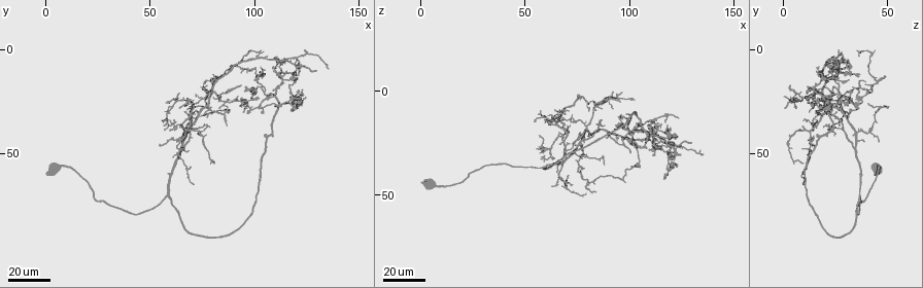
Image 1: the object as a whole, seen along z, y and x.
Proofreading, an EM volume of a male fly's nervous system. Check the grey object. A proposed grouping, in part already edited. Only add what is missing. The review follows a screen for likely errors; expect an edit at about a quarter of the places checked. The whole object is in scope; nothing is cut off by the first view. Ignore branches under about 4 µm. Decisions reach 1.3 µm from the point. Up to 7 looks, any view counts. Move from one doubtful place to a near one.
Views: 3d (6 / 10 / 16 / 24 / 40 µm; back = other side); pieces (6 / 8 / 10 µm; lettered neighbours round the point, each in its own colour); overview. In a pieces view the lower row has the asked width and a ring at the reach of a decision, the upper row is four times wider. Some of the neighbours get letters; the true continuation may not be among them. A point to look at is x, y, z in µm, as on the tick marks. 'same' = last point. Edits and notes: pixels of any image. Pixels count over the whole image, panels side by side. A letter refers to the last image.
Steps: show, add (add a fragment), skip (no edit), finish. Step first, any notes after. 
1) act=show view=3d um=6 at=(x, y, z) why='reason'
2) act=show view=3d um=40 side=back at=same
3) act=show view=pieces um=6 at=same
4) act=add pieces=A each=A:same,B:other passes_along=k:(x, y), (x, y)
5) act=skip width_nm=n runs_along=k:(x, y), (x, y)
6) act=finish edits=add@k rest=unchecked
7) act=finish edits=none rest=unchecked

act=show view=3d um=24 at=(79, 11, 21) why='an open end'

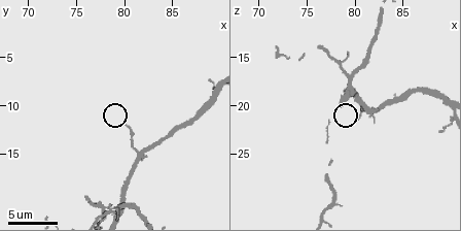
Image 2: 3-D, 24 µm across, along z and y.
act=show view=pieces um=10 at=(80.4, 12.2, 21.2)

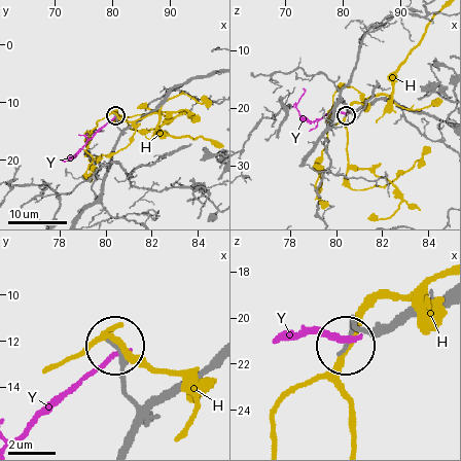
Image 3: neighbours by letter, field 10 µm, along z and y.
act=skip width_nm=140 each=H:other,Y:other found='none of them fits'

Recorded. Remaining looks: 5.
act=show view=pieces um=8 at=(89.0, 7.4, 22.6) why='thin end'

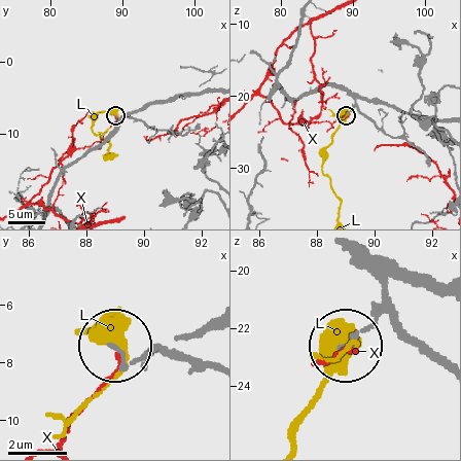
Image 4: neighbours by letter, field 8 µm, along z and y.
act=skip each=L:other,X:other found='no lettered fragment goes on from it'

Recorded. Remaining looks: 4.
act=show view=3d um=24 at=(97, 29, 0) why='branch stops here'

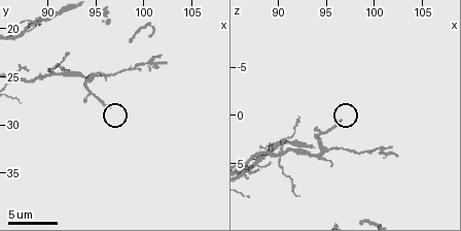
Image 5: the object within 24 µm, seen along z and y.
act=show view=pieces um=8 at=(96.4, 28.0, 0.8)

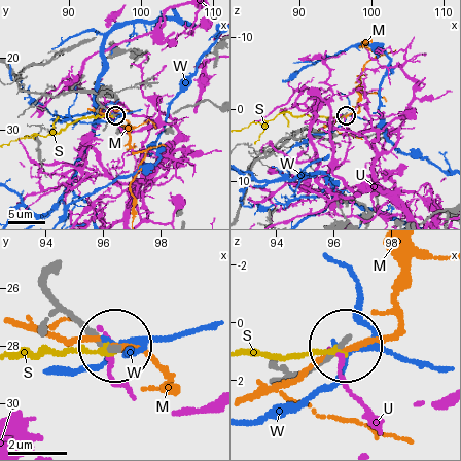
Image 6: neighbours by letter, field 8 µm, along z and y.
act=skip width_nm=160 each=M:other,S:other,U:other,W:other runs_along=6:(25, 91), (51, 96), (96, 92), (100, 103), (114, 115) found='none of them fits'

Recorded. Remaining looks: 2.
act=finish edits=none rest=unchecked

